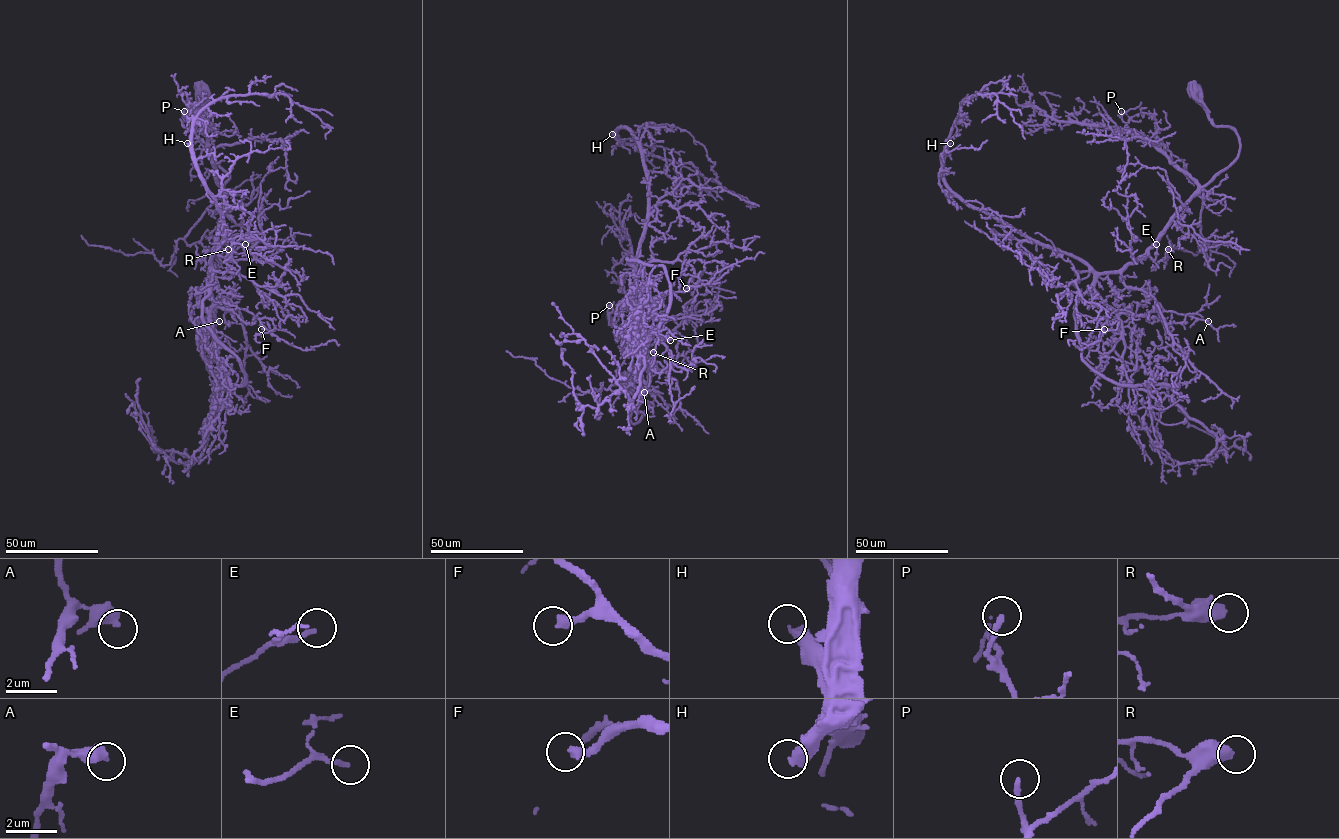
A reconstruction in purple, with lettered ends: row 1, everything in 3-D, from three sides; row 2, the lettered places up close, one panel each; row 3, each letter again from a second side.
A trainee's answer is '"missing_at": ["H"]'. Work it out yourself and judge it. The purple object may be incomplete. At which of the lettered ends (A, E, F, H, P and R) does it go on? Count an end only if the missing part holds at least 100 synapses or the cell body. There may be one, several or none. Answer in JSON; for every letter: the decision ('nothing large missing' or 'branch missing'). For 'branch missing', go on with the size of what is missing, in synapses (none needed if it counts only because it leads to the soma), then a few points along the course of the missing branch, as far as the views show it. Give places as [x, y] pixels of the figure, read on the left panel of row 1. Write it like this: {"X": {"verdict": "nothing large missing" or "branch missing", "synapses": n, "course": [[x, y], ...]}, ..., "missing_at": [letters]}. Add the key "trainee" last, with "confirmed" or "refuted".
{"A": {"verdict": "nothing large missing"}, "E": {"verdict": "nothing large missing"}, "F": {"verdict": "nothing large missing"}, "H": {"verdict": "branch missing", "synapses": 300, "course": [[187, 143], [178, 133], [176, 123], [182, 125]]}, "P": {"verdict": "nothing large missing"}, "R": {"verdict": "nothing large missing"}, "missing_at": ["H"], "trainee": "confirmed"}

